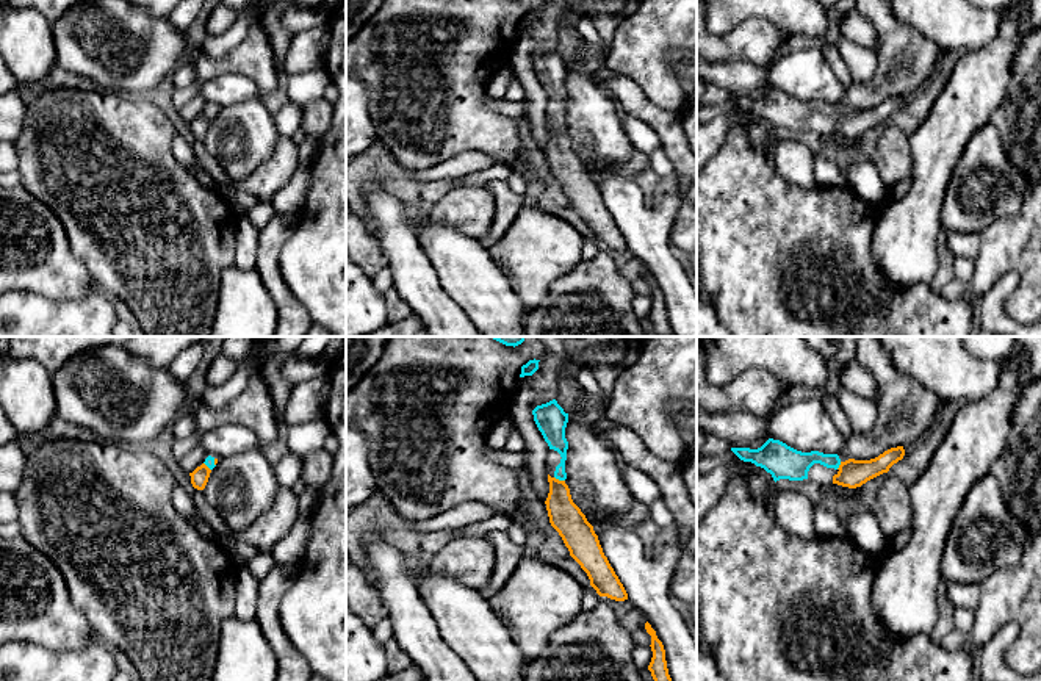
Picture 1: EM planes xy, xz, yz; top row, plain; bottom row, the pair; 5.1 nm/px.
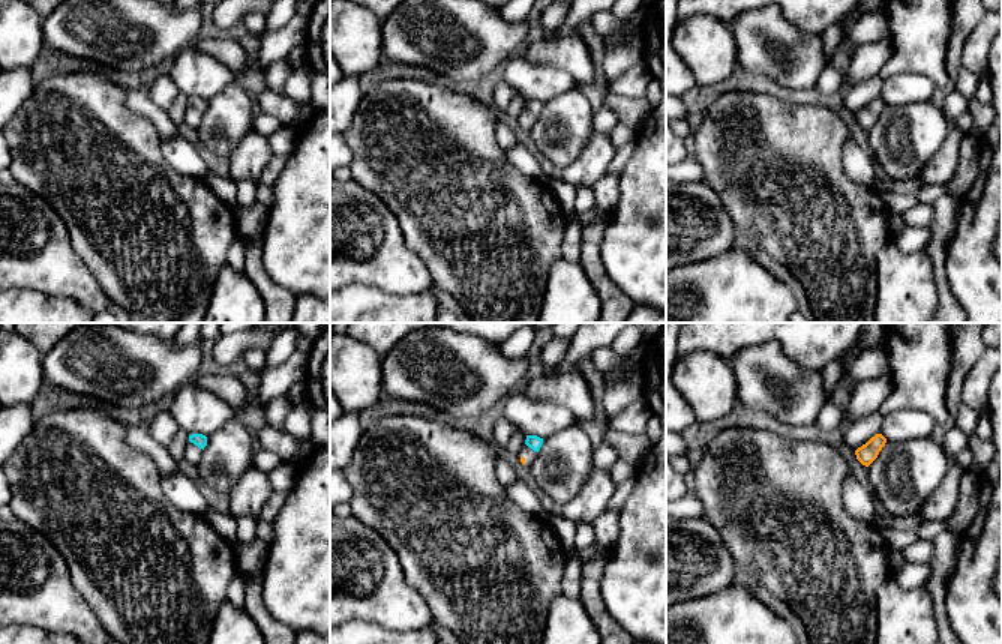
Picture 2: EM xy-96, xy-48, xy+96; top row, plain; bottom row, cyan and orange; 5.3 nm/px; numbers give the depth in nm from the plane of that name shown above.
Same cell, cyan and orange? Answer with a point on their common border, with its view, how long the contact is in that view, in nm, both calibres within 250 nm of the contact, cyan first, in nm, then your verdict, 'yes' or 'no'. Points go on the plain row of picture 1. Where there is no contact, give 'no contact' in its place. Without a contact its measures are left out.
xz (559, 129) | 60 nm | 120/170 nm | yes

